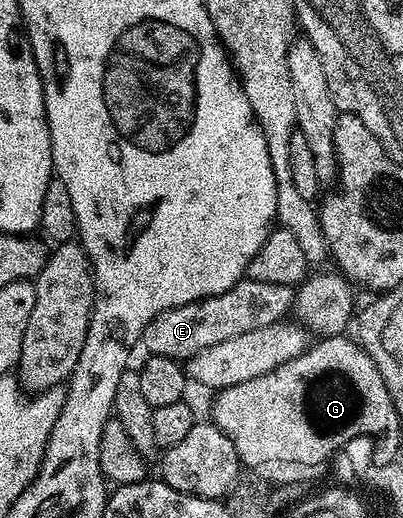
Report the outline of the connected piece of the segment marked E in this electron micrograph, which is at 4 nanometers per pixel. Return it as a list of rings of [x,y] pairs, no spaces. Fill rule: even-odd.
[[[243,277],[232,289],[216,296],[160,312],[160,316],[153,318],[148,328],[144,328],[141,345],[146,346],[147,355],[188,360],[196,356],[196,352],[212,348],[212,344],[221,344],[223,340],[232,340],[232,336],[241,336],[243,332],[268,328],[268,324],[283,321],[291,313],[294,299],[295,291],[291,286],[264,284],[260,280]]]

